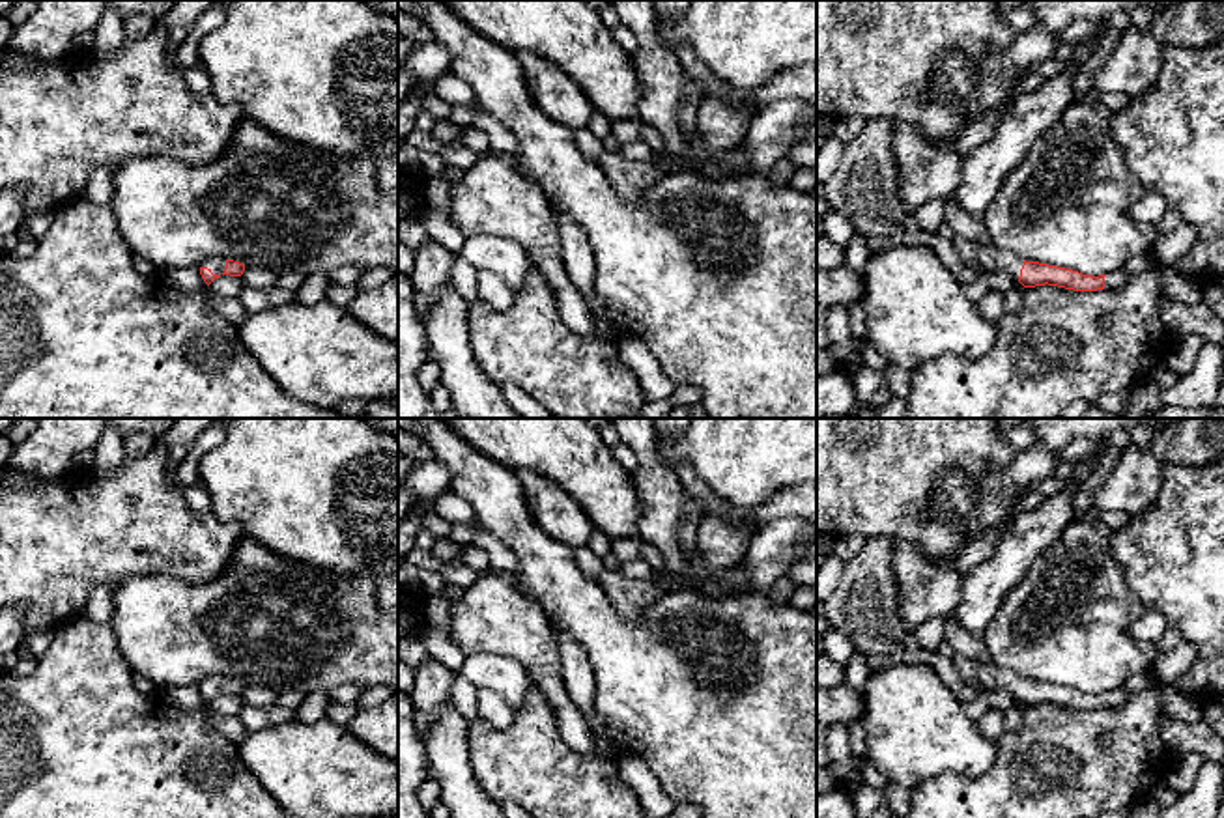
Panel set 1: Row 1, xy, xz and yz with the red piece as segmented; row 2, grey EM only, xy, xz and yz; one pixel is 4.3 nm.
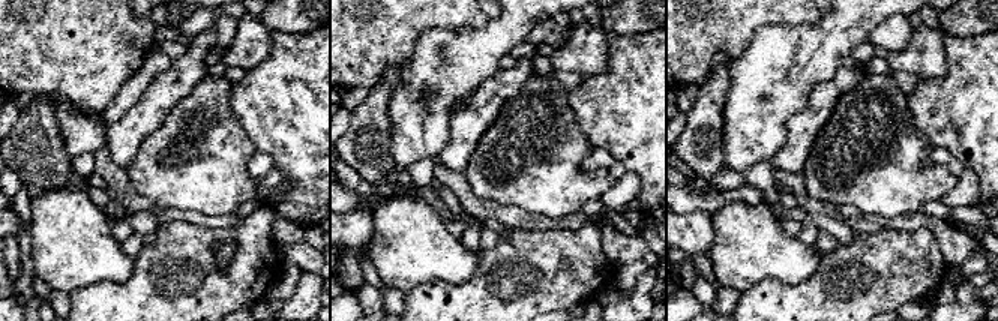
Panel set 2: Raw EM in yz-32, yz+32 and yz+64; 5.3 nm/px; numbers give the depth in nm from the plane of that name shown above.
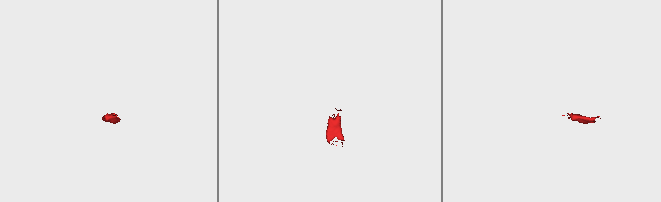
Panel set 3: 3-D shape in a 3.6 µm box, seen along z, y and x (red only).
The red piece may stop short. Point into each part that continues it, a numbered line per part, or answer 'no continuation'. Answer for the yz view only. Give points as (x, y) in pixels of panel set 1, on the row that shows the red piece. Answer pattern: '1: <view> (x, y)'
1: yz (957, 221)
2: yz (1116, 279)

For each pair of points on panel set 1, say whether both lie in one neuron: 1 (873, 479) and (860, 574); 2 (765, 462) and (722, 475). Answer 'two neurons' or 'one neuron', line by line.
1: two neurons
2: one neuron

